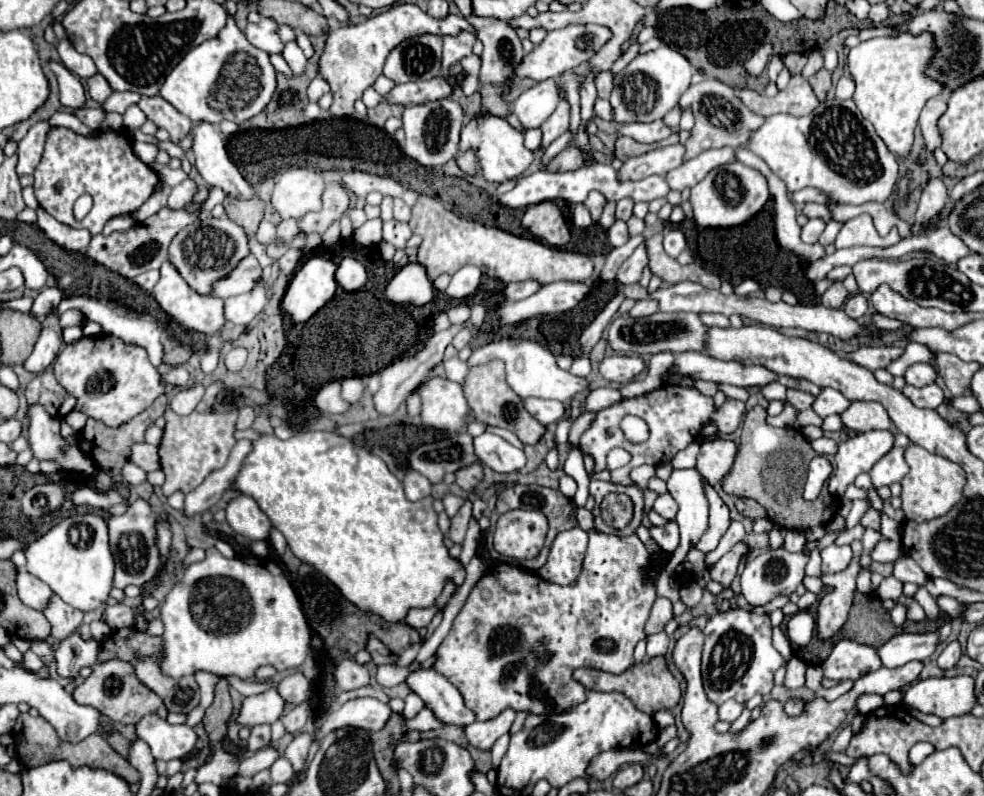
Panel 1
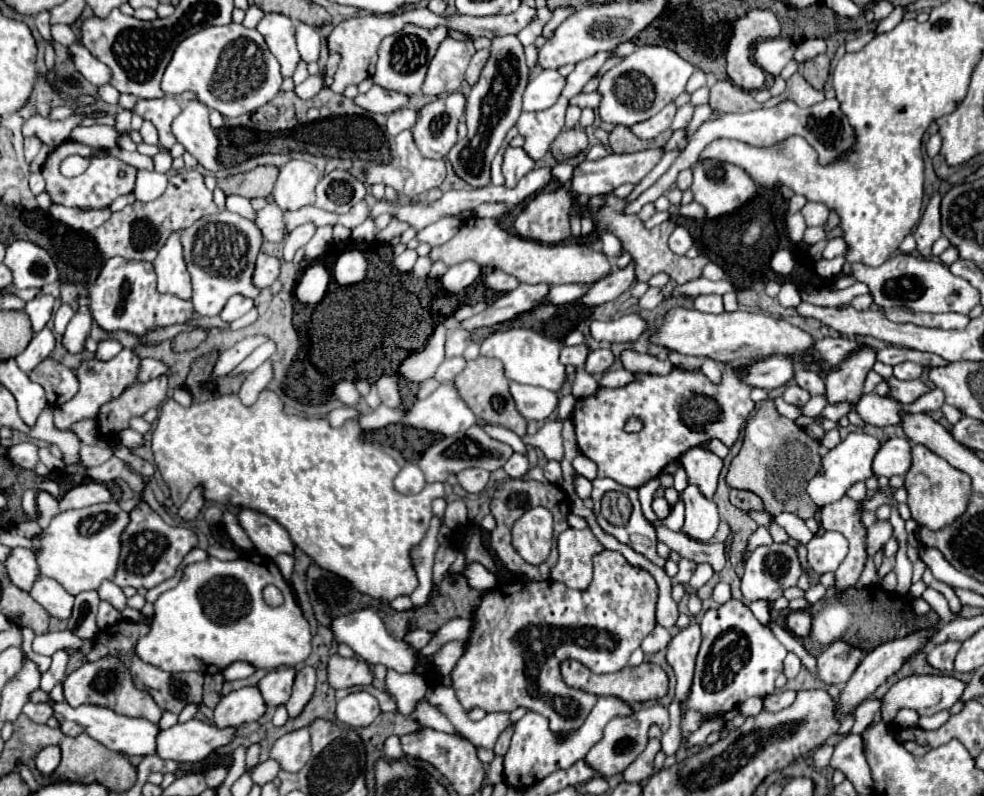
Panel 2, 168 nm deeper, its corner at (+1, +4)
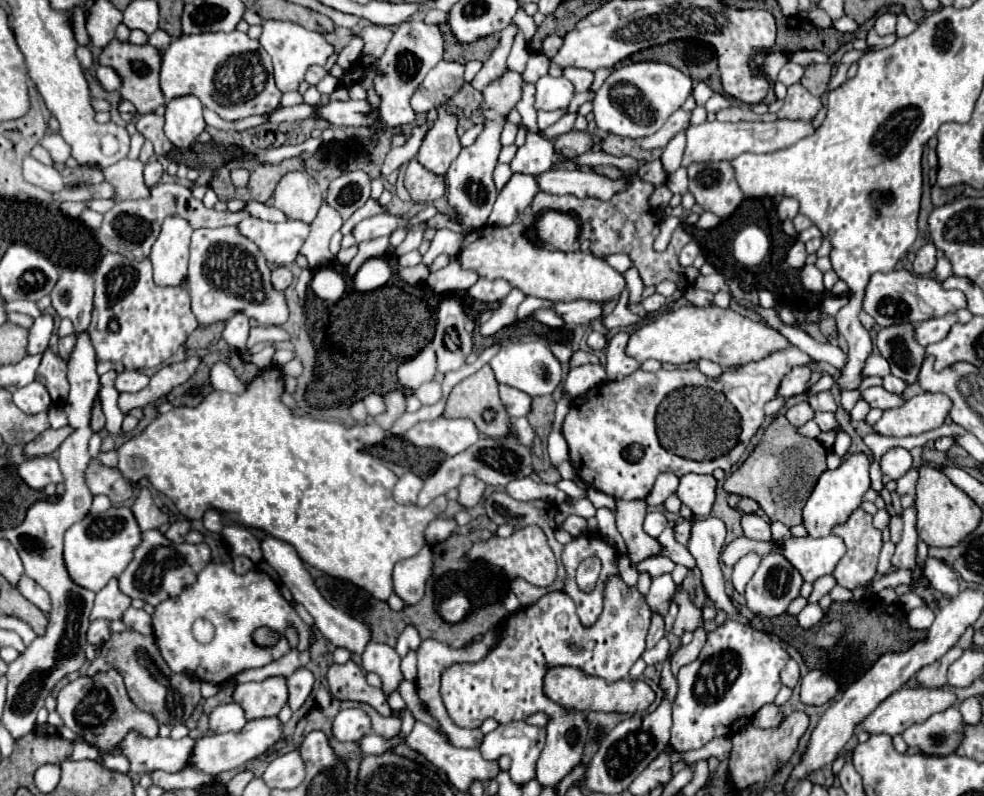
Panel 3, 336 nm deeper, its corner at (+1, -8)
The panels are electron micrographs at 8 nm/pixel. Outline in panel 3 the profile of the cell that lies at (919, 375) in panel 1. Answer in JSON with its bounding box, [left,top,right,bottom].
[883,375,907,395]

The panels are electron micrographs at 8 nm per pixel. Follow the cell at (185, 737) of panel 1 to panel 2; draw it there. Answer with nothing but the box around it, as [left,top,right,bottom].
[157,719,237,763]

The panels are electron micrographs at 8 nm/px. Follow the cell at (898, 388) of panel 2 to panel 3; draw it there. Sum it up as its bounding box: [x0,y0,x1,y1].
[863,387,905,409]

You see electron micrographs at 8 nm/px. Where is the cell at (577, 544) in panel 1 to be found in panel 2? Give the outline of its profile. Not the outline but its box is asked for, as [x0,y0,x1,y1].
[551,529,605,591]

